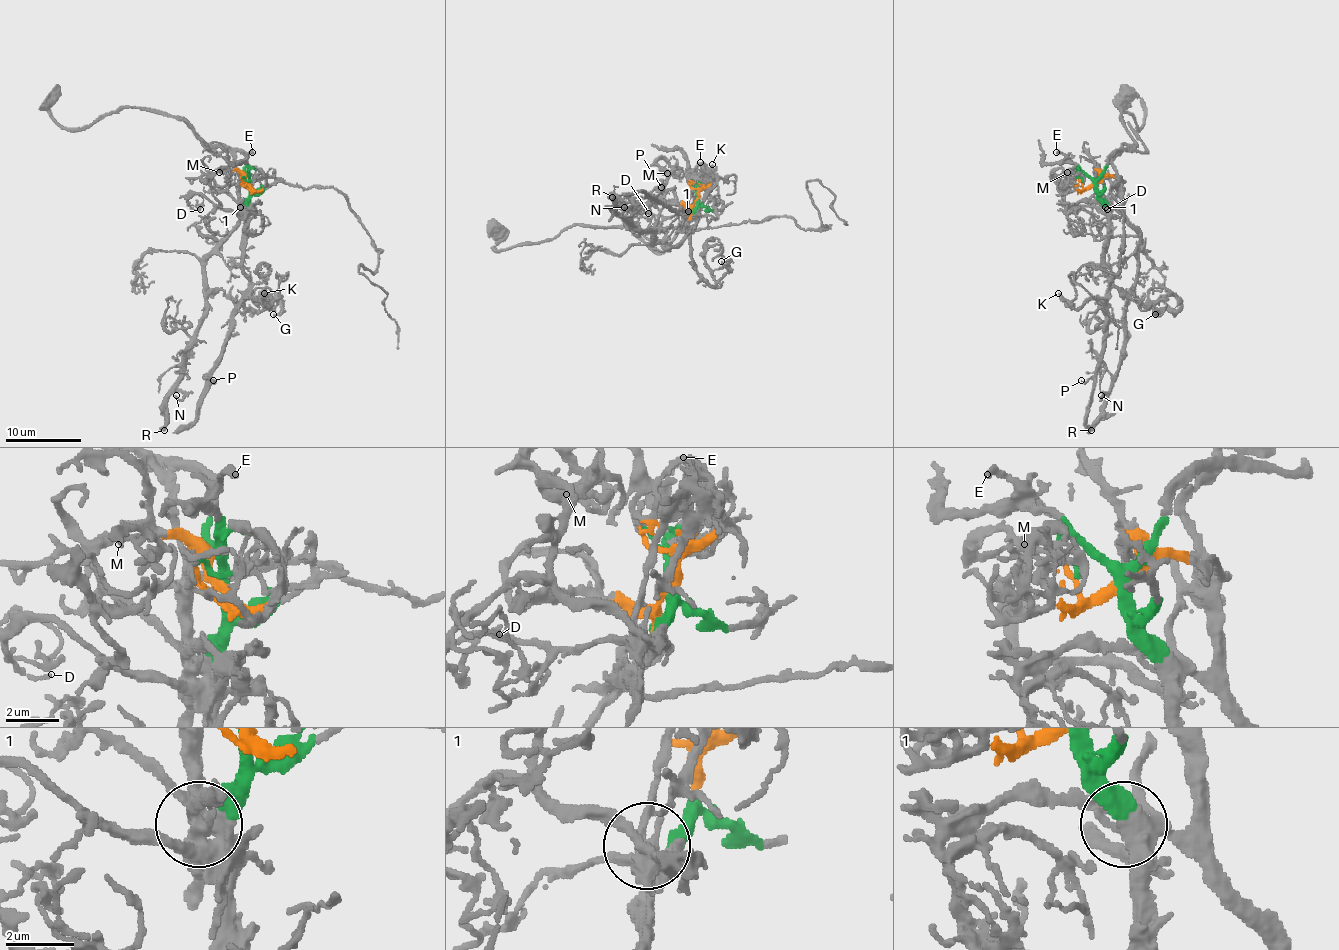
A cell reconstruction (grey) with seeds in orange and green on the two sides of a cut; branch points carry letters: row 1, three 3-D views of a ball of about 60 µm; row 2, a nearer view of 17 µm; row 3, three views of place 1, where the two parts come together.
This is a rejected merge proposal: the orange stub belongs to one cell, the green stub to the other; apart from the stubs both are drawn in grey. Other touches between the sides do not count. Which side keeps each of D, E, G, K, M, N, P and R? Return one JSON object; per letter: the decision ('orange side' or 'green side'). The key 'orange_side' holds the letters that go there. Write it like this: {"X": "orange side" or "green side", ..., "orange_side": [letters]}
{"D": "green side", "E": "green side", "G": "green side", "K": "green side", "M": "green side", "N": "orange side", "P": "green side", "R": "orange side", "orange_side": ["N", "R"]}

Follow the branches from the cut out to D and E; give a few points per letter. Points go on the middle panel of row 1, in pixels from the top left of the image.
D: (697, 200), (697, 206), (691, 211), (669, 206), (661, 198), (644, 202), (636, 209), (648, 213)
E: (697, 200), (693, 171), (701, 162)

